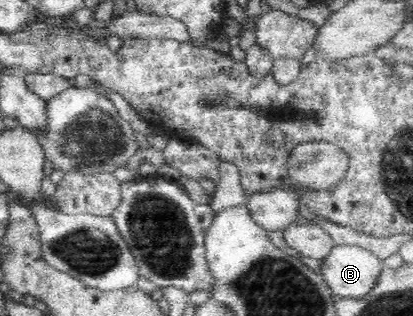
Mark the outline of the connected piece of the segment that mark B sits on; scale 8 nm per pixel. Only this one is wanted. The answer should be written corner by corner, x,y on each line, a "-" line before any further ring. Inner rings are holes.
336,244
329,254
321,260
321,275
329,283
329,287
337,298
363,298
369,294
384,269
384,260
373,252
355,244

